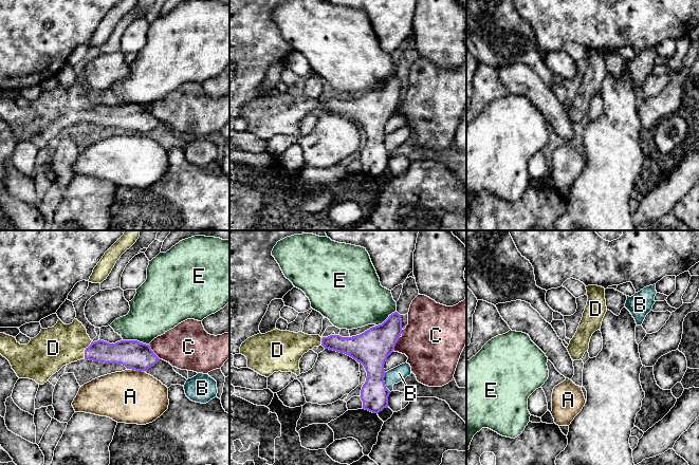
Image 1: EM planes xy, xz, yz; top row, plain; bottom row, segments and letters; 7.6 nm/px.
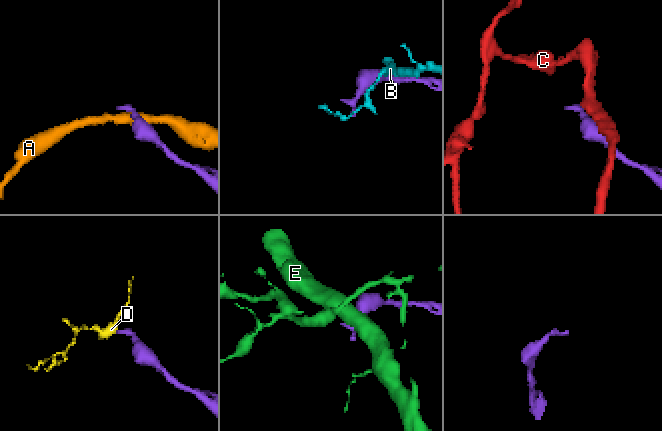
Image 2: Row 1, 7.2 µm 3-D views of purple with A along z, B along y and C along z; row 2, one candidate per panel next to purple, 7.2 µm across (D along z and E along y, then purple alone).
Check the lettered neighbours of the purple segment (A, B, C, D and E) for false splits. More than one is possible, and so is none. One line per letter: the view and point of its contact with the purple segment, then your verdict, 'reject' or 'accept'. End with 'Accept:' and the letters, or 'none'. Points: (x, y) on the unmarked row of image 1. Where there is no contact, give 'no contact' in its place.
A: xy (138, 133) | reject
B: xz (384, 145) | reject
C: xy (152, 115) | reject
D: xy (85, 113) | accept
E: xy (135, 104) | reject
Accept: D

